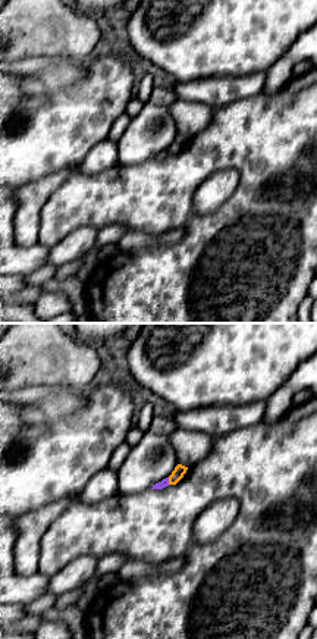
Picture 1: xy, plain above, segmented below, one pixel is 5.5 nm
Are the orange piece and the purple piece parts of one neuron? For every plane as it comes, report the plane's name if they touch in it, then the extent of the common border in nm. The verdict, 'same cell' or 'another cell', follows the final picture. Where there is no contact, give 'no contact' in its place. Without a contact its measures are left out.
meets orange in xy; contact 40 nm long

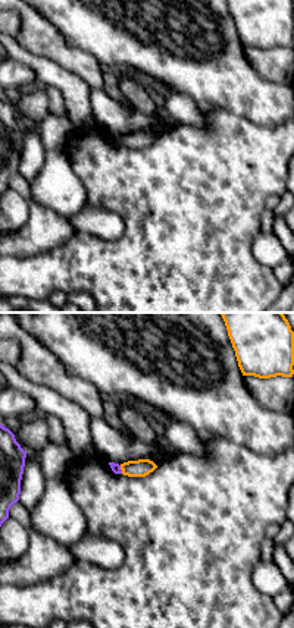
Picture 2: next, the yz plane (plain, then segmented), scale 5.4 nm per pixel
meets orange in yz; contact 50 nm long

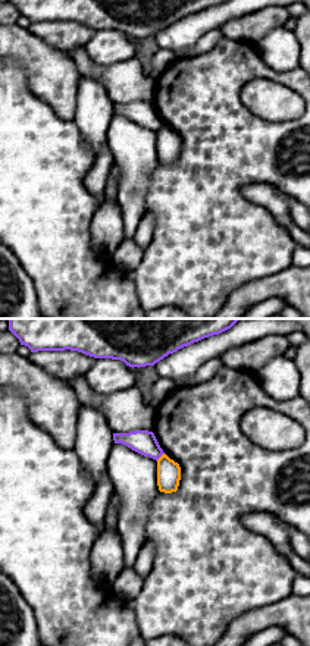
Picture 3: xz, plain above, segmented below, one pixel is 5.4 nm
meets orange in xz; contact 60 nm long

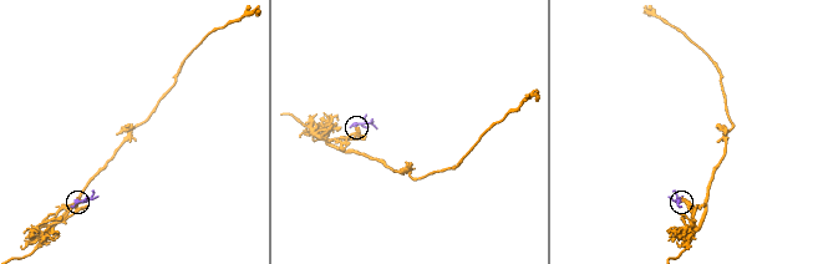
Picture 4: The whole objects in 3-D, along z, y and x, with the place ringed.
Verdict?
another cell

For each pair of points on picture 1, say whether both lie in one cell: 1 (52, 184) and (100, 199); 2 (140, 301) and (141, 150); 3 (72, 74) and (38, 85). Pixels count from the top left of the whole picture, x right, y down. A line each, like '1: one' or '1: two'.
1: two
2: two
3: one

